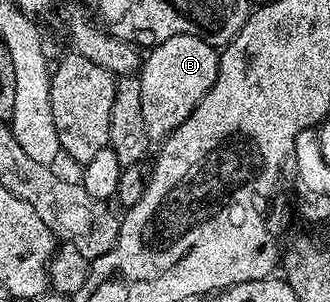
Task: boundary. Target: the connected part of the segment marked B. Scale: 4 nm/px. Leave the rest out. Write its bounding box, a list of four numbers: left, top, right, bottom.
[137,35,220,143]

